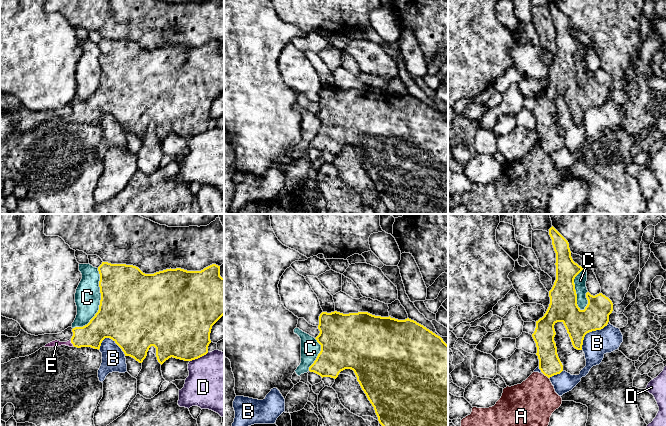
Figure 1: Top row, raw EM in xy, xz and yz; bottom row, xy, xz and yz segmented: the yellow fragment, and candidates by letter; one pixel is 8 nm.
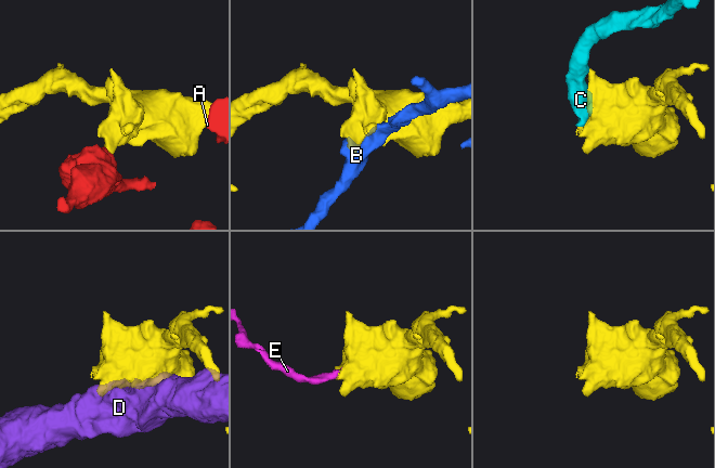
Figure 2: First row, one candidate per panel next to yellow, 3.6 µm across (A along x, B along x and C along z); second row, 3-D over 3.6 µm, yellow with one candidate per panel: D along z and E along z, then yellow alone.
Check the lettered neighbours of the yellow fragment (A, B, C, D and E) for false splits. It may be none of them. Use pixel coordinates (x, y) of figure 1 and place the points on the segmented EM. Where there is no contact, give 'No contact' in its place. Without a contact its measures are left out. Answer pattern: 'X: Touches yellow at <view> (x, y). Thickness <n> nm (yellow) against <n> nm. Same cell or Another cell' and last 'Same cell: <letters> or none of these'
A: Touches yellow at yz (546, 375). Thickness 180 nm (yellow) against 360 nm. Another cell
B: Touches yellow at yz (589, 331). Thickness 220 nm (yellow) against 200 nm. Another cell
C: Touches yellow at xy (100, 303). Thickness 500 nm (yellow) against 200 nm. Another cell
D: Touches yellow at xy (199, 357). Thickness 440 nm (yellow) against 480 nm. Another cell
E: Touches yellow at xy (71, 342). Thickness 190 nm (yellow) against 60 nm. Same cell
Same cell: E

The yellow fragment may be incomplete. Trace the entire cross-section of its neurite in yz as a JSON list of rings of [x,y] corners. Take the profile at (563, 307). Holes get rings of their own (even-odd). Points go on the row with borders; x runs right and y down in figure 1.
[[[553,226],[549,229],[549,235],[556,253],[556,280],[549,291],[549,307],[544,316],[536,321],[532,334],[539,369],[548,378],[563,371],[554,341],[554,325],[562,322],[573,347],[582,350],[585,335],[607,326],[613,311],[612,301],[602,293],[593,296],[587,292],[587,306],[584,310],[578,307],[574,279],[583,268],[573,261],[568,241]]]

